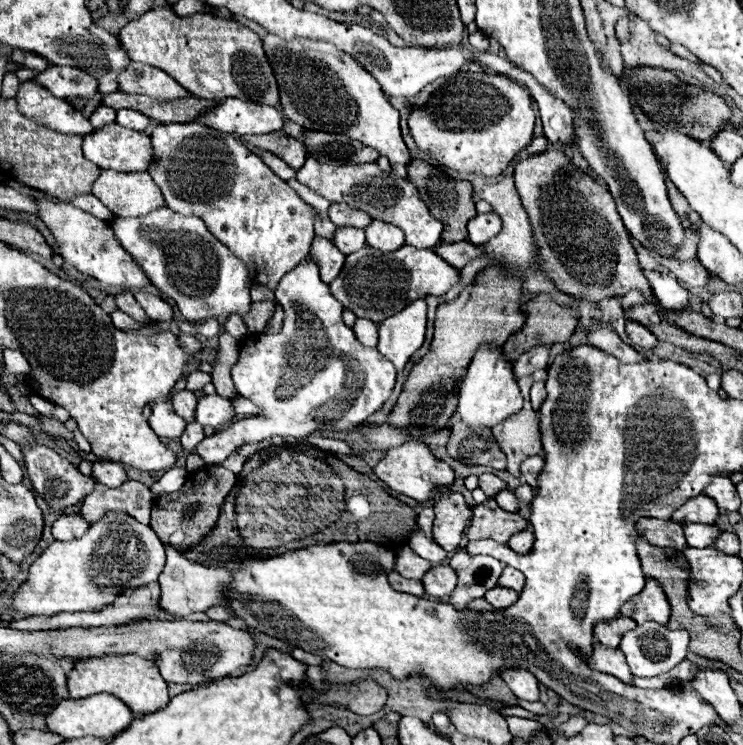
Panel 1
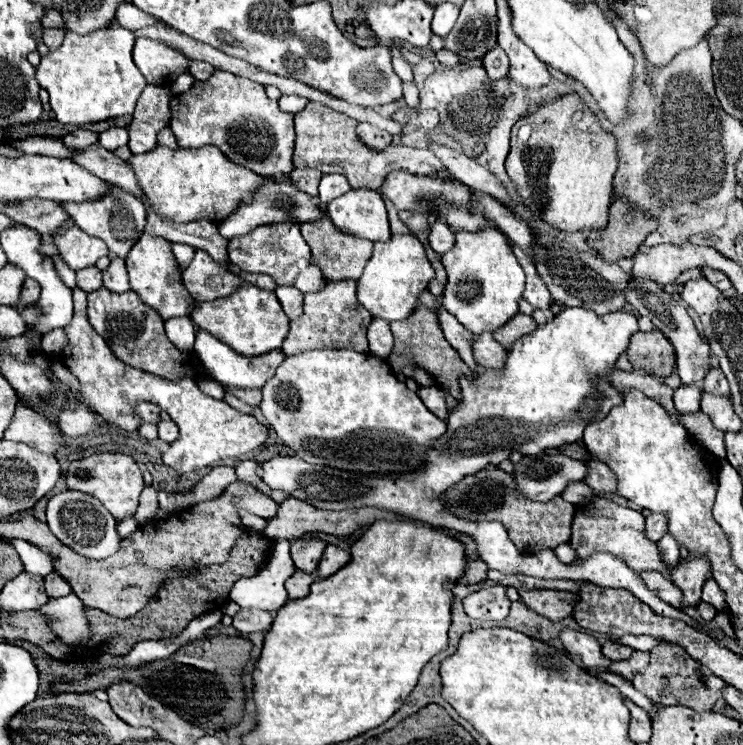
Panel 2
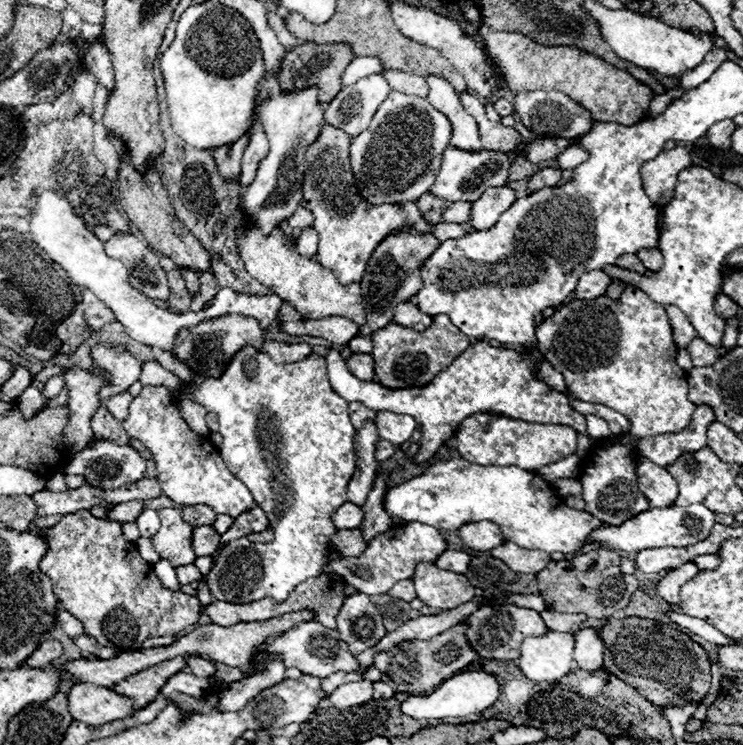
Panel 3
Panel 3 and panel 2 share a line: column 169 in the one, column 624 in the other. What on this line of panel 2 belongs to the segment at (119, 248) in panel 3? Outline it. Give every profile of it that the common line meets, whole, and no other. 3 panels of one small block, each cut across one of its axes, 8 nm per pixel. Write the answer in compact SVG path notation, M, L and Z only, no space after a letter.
M630 278L626 282L626 288L622 290L626 296L626 302L640 314L640 316L650 316L654 318L654 322L658 324L658 328L664 332L664 336L672 342L674 350L676 350L676 364L678 364L678 374L682 378L682 384L698 384L702 382L702 378L708 374L708 370L712 368L708 362L710 356L710 348L708 344L702 342L700 334L694 328L692 318L688 316L686 308L682 308L668 292L664 292L660 288L660 284L656 284L654 280L648 278Z

